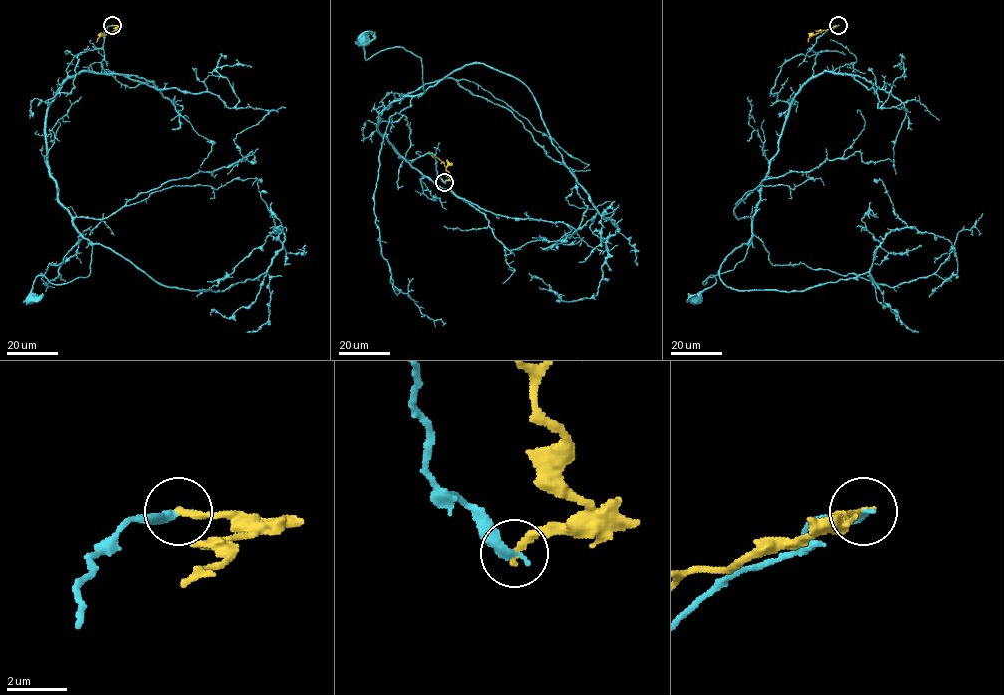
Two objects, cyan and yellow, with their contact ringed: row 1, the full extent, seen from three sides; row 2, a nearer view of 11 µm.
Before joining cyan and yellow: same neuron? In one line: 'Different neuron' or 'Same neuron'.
Different neuron

